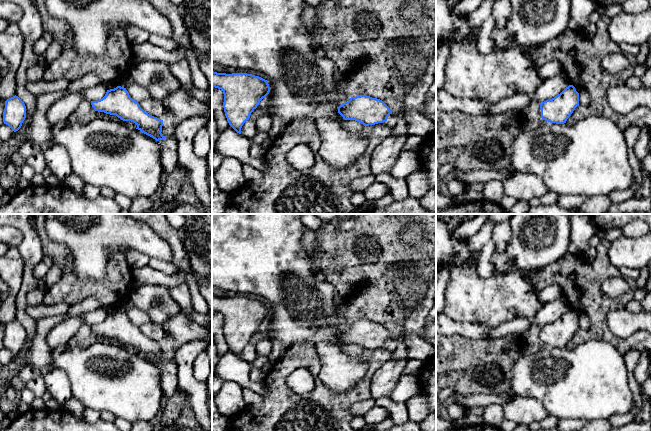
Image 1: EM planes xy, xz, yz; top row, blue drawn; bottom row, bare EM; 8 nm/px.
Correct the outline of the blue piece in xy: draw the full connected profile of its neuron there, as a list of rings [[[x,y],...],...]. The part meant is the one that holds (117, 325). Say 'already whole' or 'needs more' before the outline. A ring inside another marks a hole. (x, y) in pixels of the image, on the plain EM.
needs more; [[[117,310],[107,314],[102,323],[91,325],[91,329],[95,335],[116,339],[123,345],[135,347],[136,353],[155,363],[160,369],[164,397],[170,398],[179,389],[175,359],[163,360],[163,344],[145,336],[139,327],[130,321],[126,312]]]

